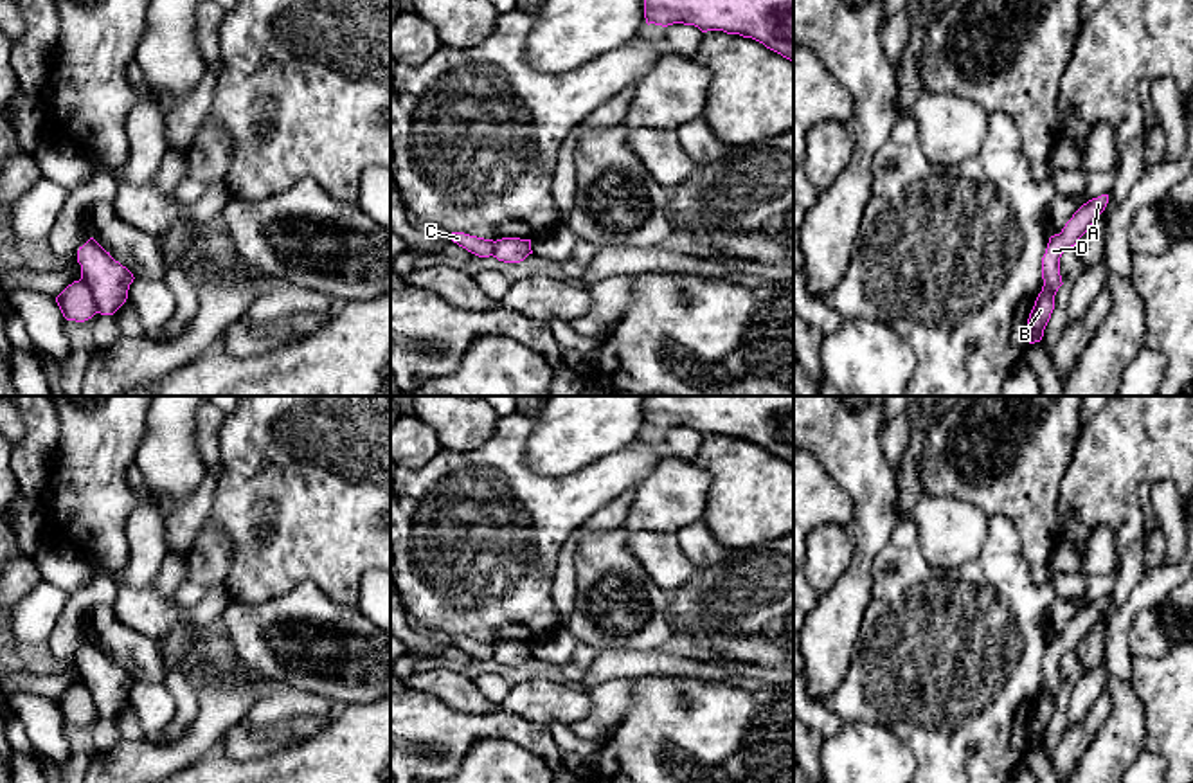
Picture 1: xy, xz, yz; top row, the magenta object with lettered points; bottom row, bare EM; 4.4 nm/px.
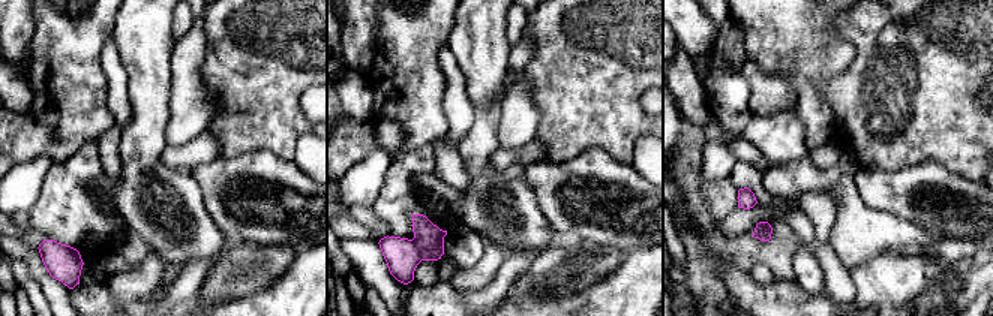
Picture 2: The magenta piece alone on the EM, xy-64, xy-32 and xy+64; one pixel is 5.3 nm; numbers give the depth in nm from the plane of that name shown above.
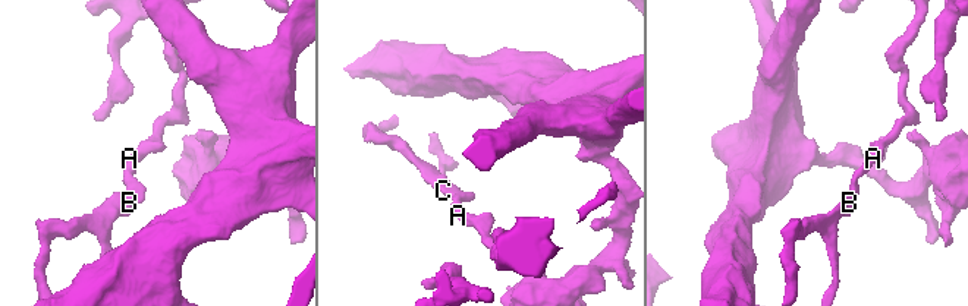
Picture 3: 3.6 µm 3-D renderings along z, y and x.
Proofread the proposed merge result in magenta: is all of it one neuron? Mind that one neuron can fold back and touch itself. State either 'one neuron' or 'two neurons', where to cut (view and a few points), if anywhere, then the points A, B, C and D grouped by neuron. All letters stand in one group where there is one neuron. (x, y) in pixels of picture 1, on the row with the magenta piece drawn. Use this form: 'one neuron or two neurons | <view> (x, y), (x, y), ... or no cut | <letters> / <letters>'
two neurons | xy (80, 279), (89, 288), (99, 312) | A D / B C

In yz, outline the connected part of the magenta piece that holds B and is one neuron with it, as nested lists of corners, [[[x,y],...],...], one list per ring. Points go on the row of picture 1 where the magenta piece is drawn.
[[[1042,290],[1027,319],[1029,344],[1040,342],[1054,310],[1054,293]]]

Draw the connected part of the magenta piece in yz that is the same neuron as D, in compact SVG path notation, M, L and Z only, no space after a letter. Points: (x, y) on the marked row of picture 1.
M1108 194L1089 200L1072 214L1060 234L1049 238L1045 254L1042 257L1042 290L1056 295L1058 288L1063 284L1060 275L1062 254L1078 243L1096 218L1105 211L1107 203Z

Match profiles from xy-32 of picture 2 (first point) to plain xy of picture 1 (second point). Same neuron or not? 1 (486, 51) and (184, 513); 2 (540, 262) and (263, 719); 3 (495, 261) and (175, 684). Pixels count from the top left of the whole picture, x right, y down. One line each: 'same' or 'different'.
1: different
2: same
3: same

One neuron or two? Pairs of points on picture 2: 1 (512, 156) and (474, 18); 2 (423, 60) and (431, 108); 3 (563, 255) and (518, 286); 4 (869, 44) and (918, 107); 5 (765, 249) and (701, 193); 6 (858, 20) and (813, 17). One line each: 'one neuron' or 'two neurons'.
1: two neurons
2: one neuron
3: one neuron
4: one neuron
5: one neuron
6: two neurons

